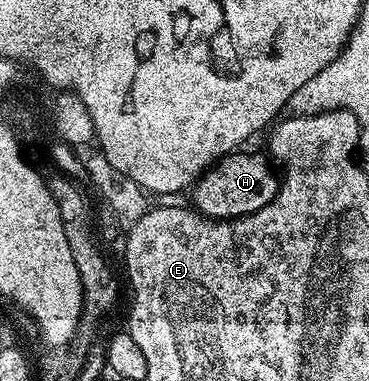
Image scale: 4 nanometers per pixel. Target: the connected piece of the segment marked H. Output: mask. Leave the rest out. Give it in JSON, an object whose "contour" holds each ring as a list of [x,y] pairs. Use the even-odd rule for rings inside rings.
{"contour":[[[238,151],[225,155],[203,173],[191,190],[192,205],[198,213],[207,218],[241,218],[243,215],[254,214],[260,208],[273,202],[280,186],[278,175],[275,176],[270,164],[261,154]]]}

